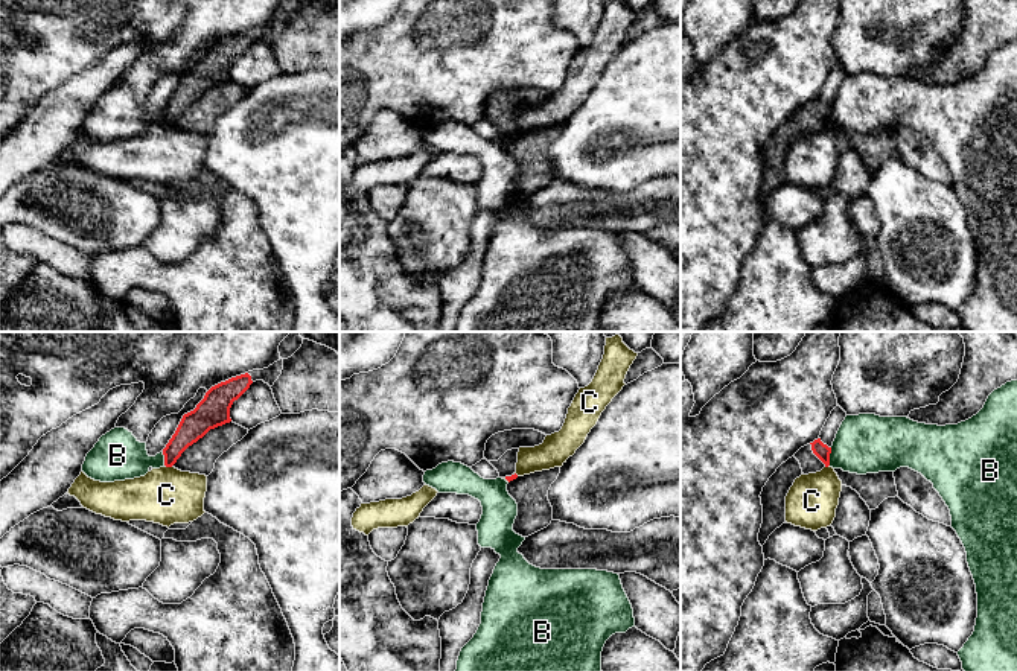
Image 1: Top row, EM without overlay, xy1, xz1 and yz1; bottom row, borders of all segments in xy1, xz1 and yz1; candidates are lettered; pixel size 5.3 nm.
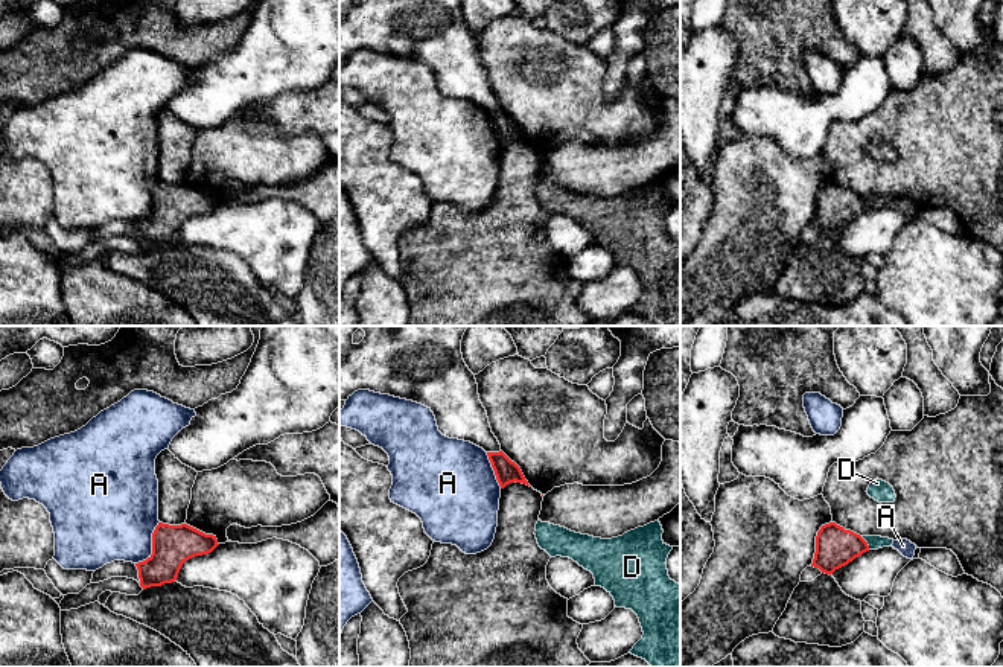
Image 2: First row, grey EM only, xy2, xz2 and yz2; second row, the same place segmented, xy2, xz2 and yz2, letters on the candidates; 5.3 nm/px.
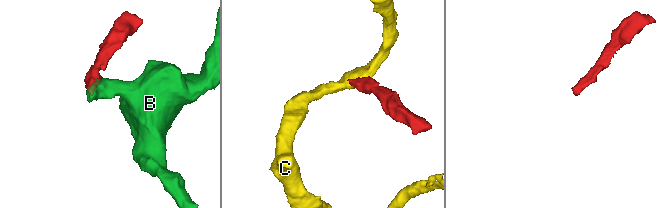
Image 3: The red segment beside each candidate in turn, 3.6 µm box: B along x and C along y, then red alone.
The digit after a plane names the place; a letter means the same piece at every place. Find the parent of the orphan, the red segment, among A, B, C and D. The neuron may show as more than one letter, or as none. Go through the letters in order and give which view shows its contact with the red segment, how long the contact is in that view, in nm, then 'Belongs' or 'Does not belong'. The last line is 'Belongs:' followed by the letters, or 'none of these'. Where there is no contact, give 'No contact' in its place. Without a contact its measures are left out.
A: Touches red in xy2. Shared border 260 nm. Does not belong
B: Touches red in yz1. Shared border 100 nm. Does not belong
C: Touches red in xy1. Shared border 40 nm. Does not belong
D: Touches red in yz2. Shared border 90 nm. Belongs
Belongs: D

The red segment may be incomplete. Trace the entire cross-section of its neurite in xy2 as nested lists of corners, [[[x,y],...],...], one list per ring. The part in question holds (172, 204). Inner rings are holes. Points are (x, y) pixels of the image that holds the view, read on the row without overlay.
[[[158,181],[152,192],[152,213],[135,222],[140,245],[146,248],[175,241],[186,219],[209,213],[218,204],[216,195],[205,193],[187,183]]]

